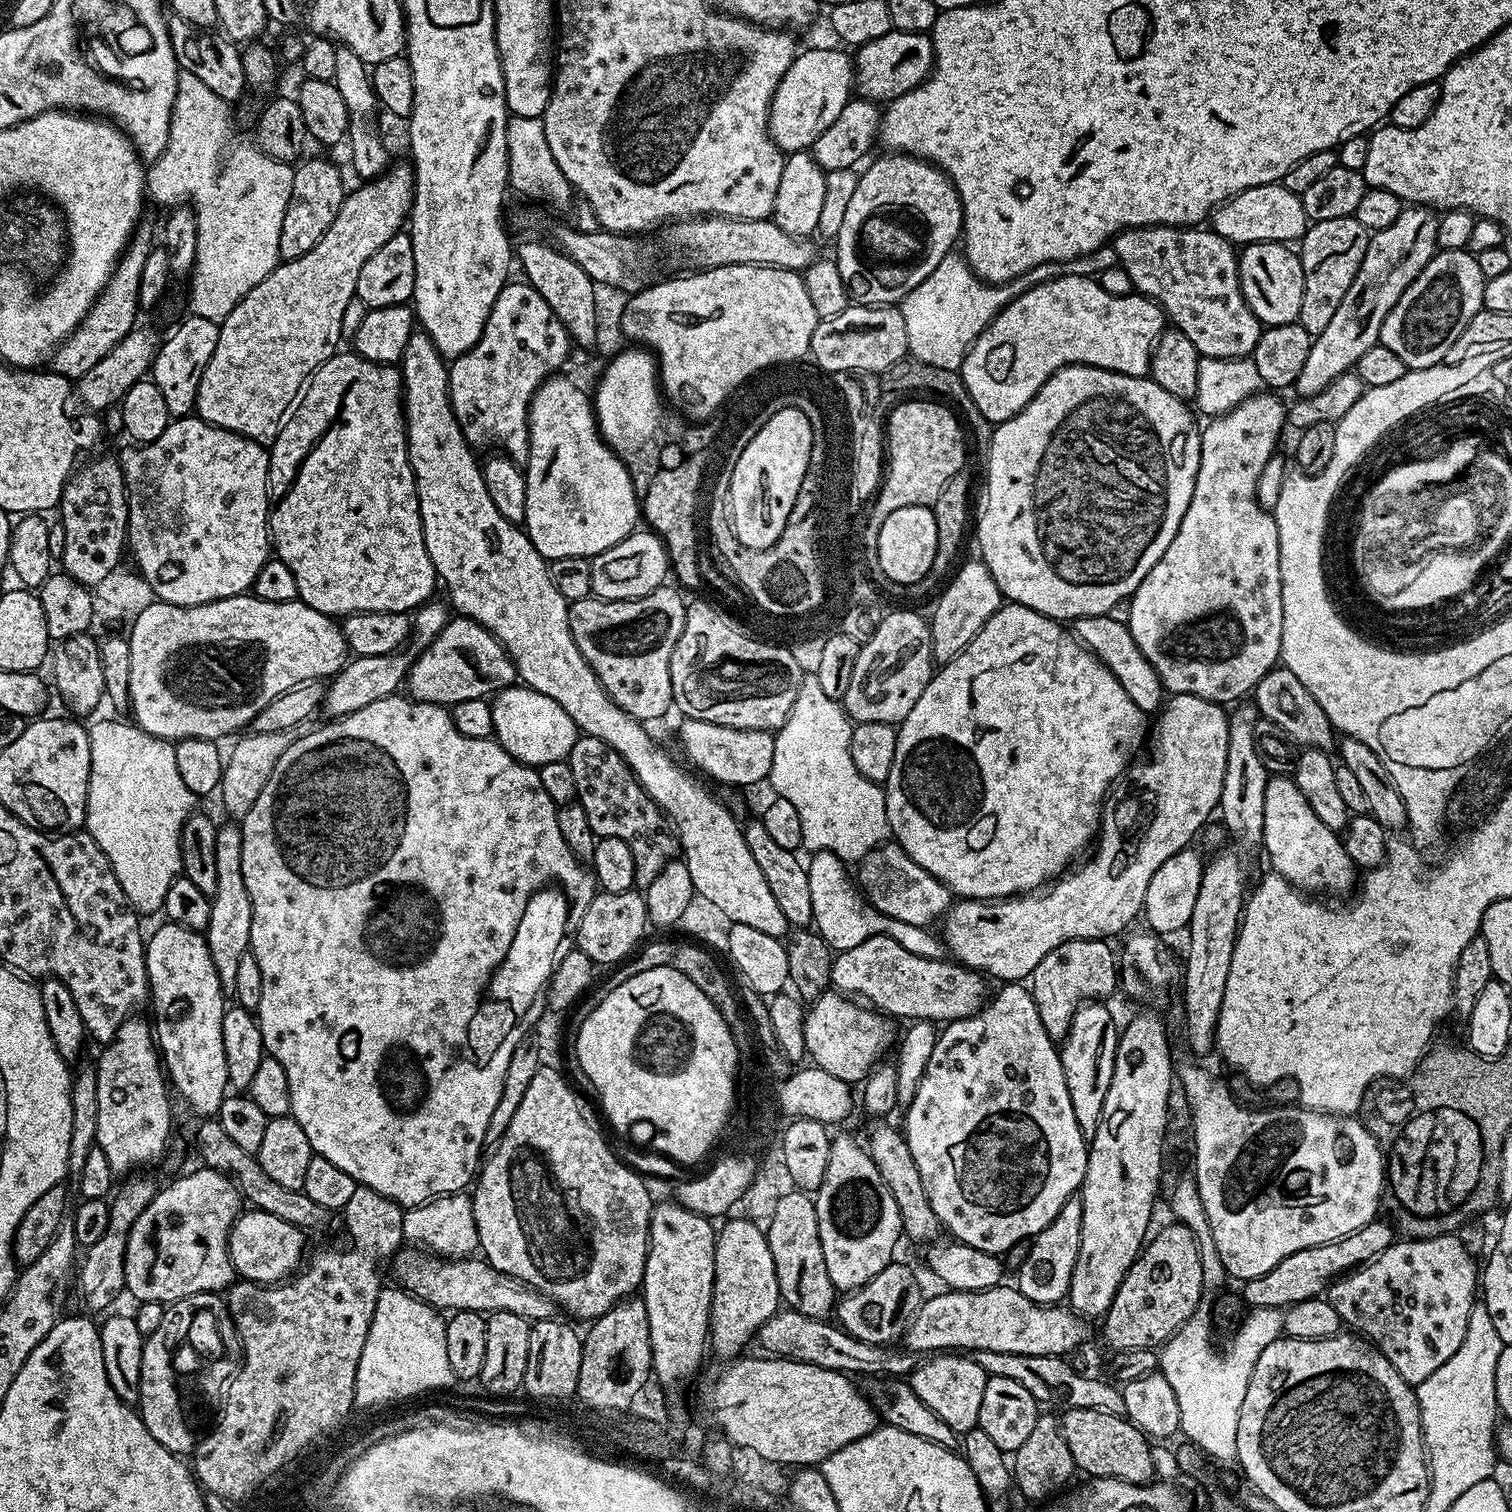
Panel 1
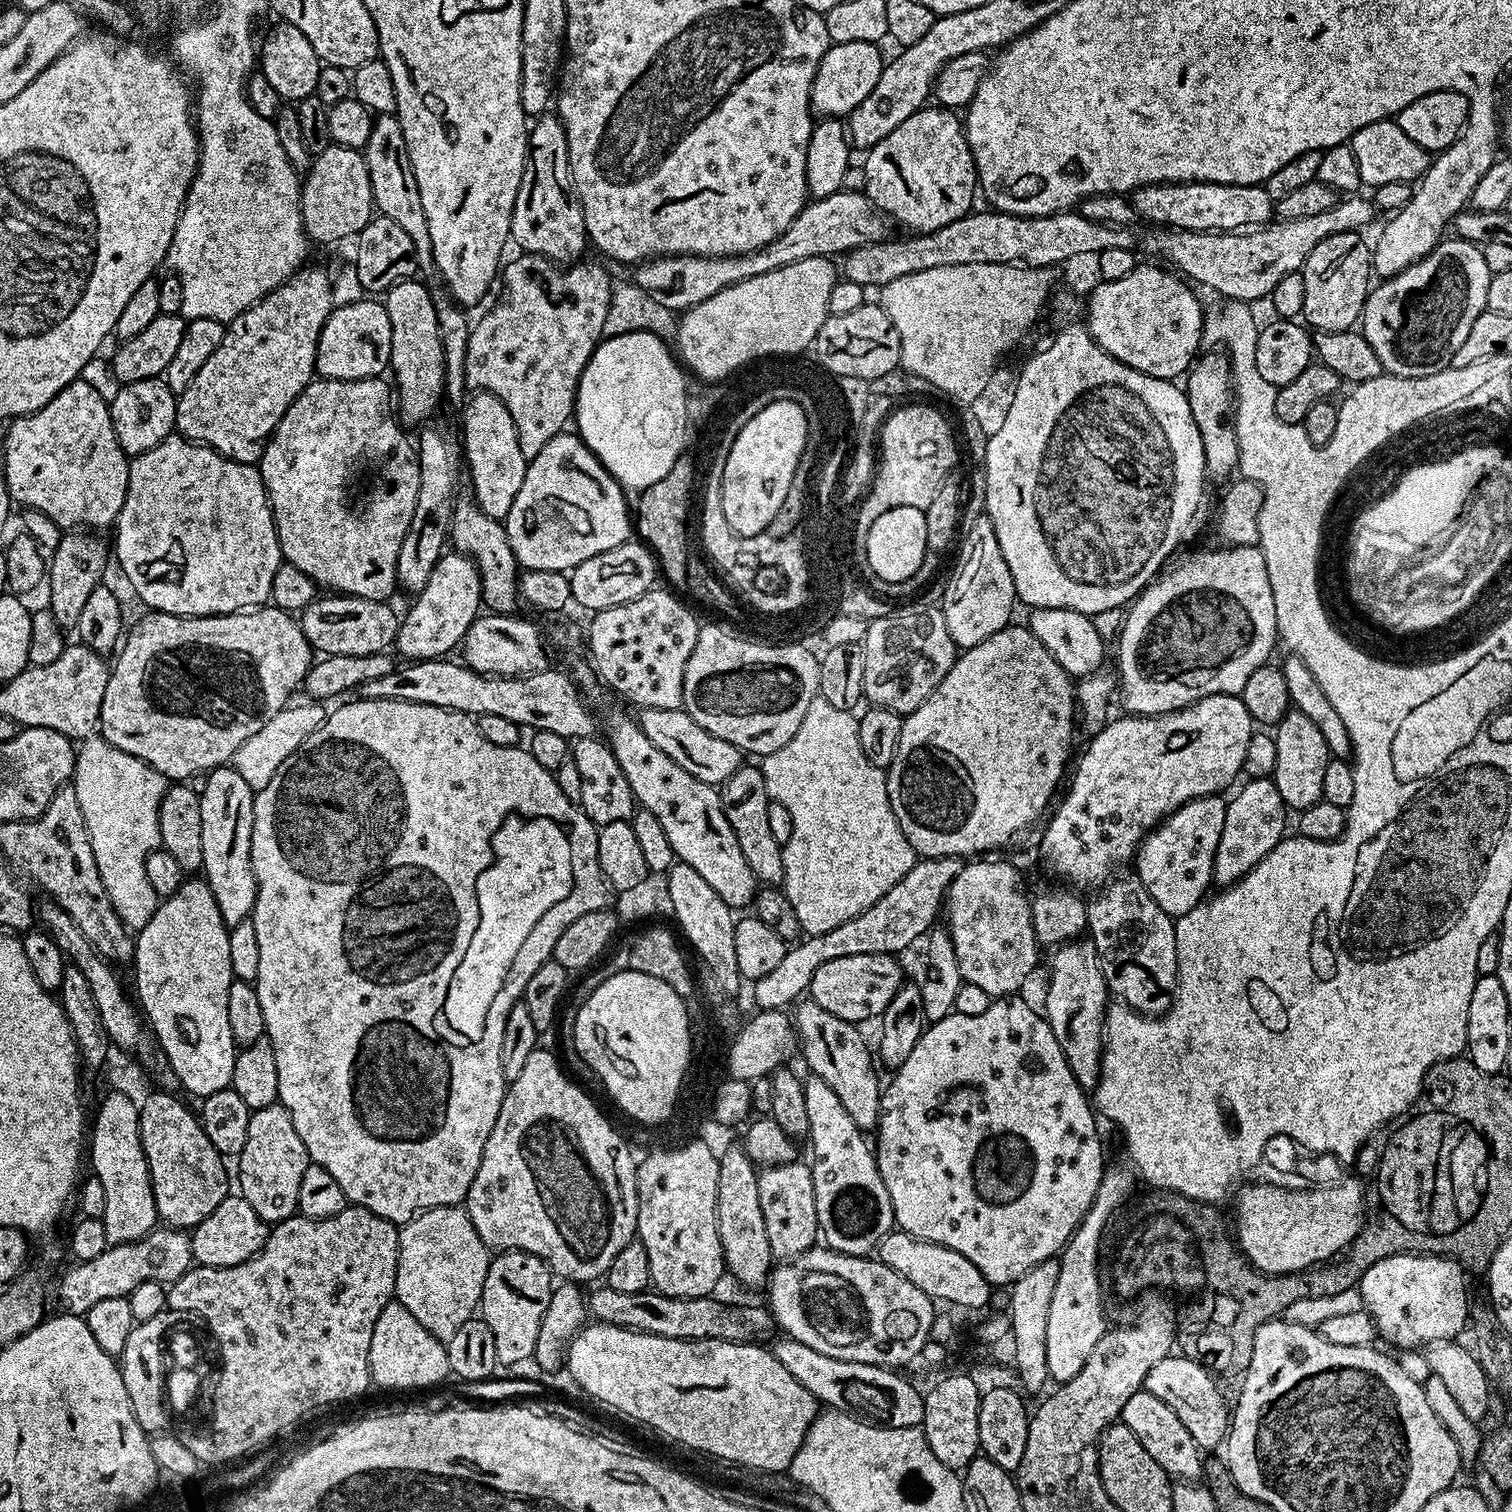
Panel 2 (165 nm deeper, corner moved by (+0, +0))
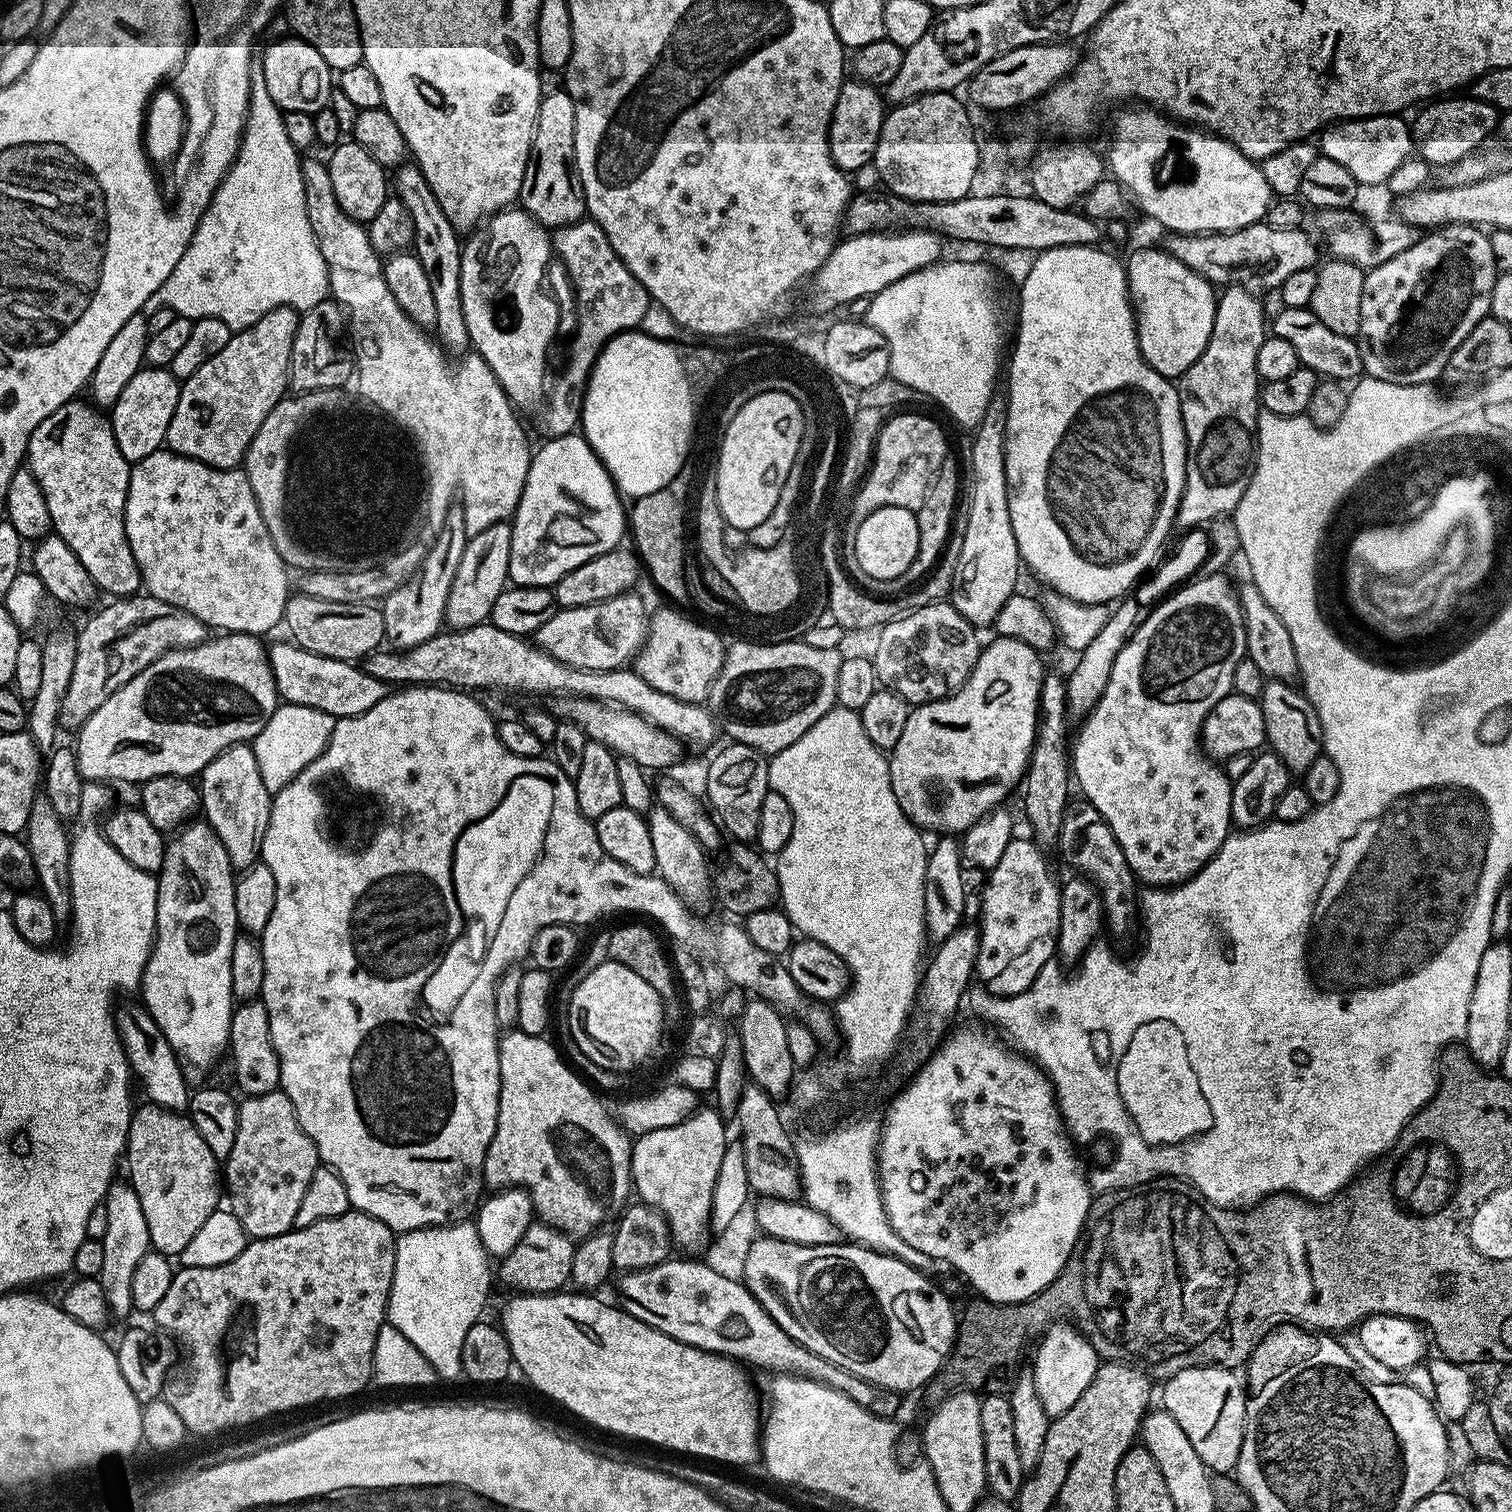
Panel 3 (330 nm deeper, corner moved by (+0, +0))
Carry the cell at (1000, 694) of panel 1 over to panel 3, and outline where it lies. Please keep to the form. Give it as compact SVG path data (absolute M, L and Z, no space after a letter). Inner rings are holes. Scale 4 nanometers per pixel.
M997 635L993 639L989 644L987 641L981 647L978 662L972 673L968 675L968 681L961 688L957 688L951 696L946 696L943 700L931 700L929 704L918 704L909 711L906 726L902 729L902 738L898 738L898 746L891 749L890 752L888 769L894 786L894 798L898 798L898 806L912 819L912 823L917 828L927 830L929 833L931 833L930 831L940 832L936 834L965 833L972 824L978 822L988 812L1003 805L1005 803L1003 800L1015 788L1017 791L1018 785L1023 781L1028 770L1028 760L1032 757L1032 747L1036 741L1036 721L1040 715L1040 695L1042 694L1046 669L1044 669L1043 662L1040 661L1041 653L1035 647L1012 636Z

